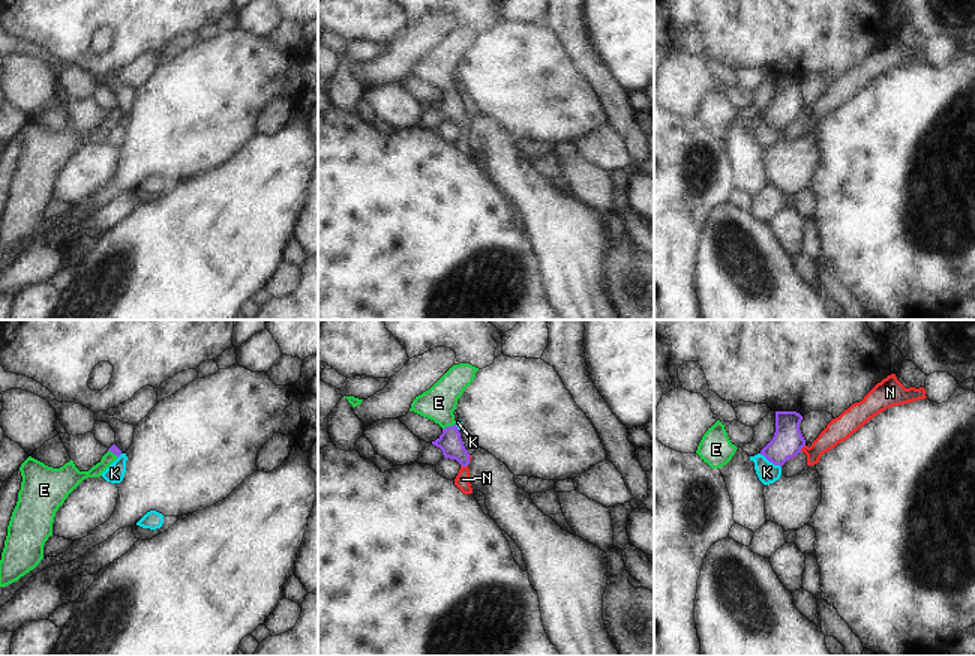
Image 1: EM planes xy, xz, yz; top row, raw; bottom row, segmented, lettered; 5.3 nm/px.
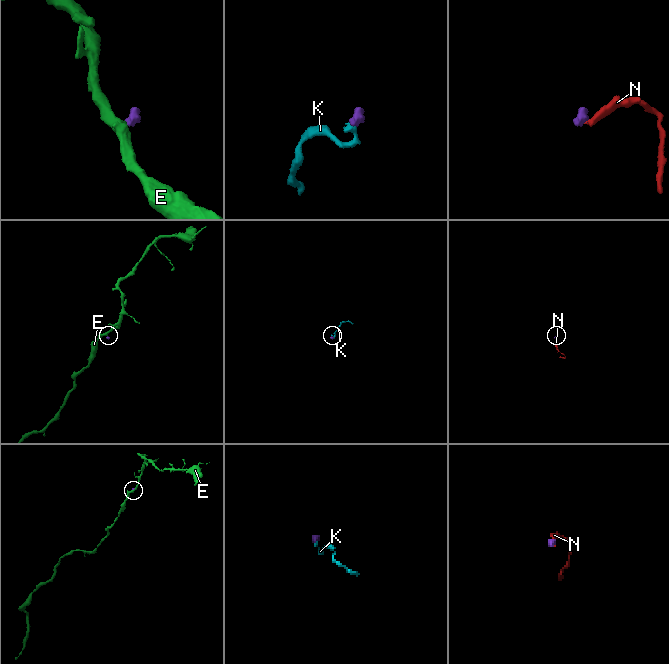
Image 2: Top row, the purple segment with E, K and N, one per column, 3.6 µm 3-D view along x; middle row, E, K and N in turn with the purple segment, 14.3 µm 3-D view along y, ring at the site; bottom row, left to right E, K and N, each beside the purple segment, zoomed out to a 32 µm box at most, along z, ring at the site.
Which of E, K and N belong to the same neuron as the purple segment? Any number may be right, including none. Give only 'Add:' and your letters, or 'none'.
Add: E, N.

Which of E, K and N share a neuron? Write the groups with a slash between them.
E N / K

